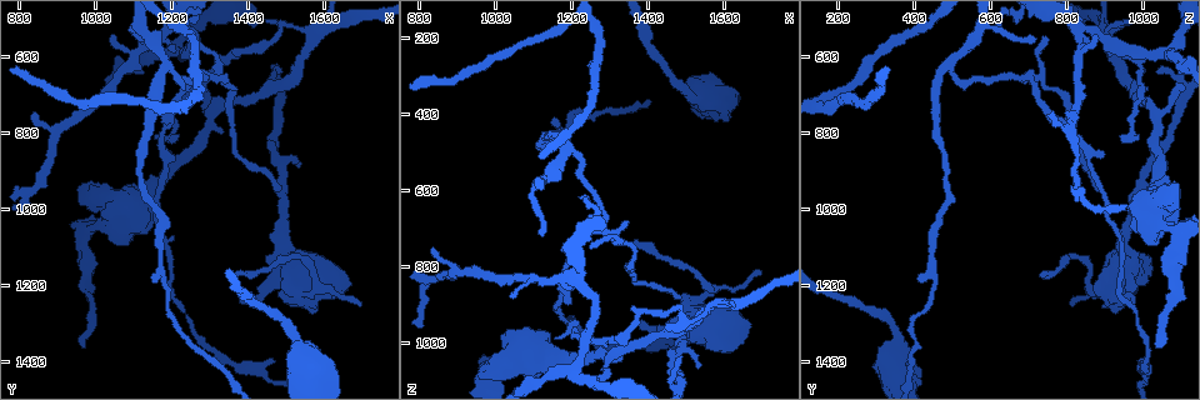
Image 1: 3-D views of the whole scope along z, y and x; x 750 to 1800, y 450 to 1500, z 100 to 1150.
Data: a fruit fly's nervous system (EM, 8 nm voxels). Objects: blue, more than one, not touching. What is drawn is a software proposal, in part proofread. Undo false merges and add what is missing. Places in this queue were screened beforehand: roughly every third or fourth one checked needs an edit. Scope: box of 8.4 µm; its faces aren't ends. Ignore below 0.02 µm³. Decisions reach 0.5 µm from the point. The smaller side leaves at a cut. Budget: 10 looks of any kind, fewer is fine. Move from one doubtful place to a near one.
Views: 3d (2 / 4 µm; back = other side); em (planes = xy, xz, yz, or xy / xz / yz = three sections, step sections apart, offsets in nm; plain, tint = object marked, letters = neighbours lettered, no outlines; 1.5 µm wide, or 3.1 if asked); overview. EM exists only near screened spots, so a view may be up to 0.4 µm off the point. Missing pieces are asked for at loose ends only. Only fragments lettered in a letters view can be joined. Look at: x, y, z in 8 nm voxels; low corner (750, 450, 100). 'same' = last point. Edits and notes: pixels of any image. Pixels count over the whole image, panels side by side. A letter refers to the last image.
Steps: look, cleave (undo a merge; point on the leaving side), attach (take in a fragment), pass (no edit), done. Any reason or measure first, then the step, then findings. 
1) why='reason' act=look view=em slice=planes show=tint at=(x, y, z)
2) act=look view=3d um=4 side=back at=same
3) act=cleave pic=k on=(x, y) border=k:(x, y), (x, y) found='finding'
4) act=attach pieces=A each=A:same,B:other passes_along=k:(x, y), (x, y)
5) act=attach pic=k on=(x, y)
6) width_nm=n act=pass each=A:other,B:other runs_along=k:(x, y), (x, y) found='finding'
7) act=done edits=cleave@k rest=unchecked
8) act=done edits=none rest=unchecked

why='an open end' act=look view=em slice=xy step=8 show=tint at=(835, 755, 760)

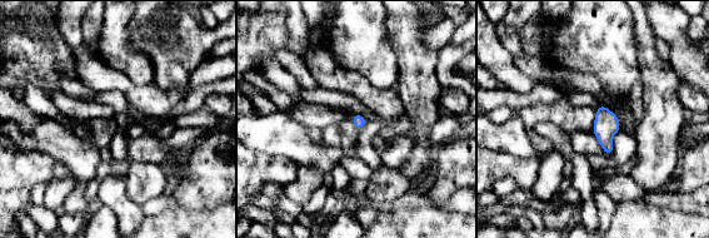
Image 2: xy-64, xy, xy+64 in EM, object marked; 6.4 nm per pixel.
why='cut it another way' act=look view=em slice=planes show=letters at=same

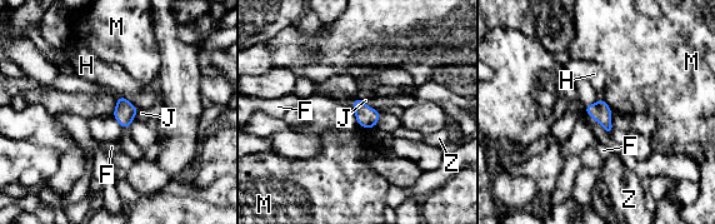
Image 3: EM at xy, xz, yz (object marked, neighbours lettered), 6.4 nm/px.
longest_contact=H:130nm act=pass each=F:other,H:other,J:other,M:other,Z:other found='none of them fits'

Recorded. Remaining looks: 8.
why='calibre changes' act=look view=3d um=2 at=(1210, 565, 1085)

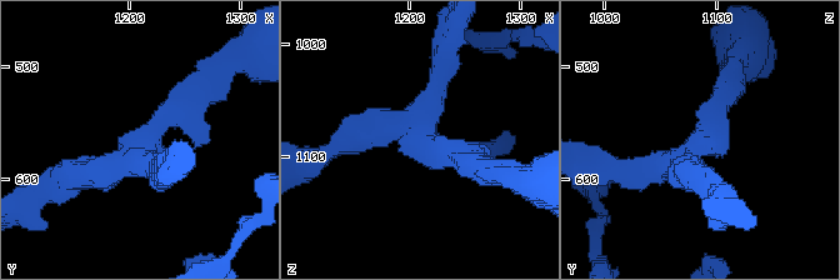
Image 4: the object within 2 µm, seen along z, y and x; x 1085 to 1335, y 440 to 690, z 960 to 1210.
arms=3 arm_widths_nm=200,200,200 act=look view=em slice=planes show=letters at=(1216, 560, 1086)

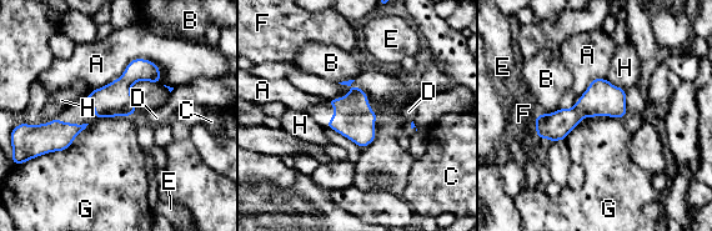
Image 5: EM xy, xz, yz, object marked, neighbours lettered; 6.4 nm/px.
act=pass each=A:other,B:other,C:other,D:other,E:other,F:other,G:other,H:other runs_along=5:(622, 93), (597, 99), (541, 135) found='one neuron here'

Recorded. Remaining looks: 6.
why='sharp bend' act=look view=em slice=xz step=4 show=plain at=(1285, 655, 690)

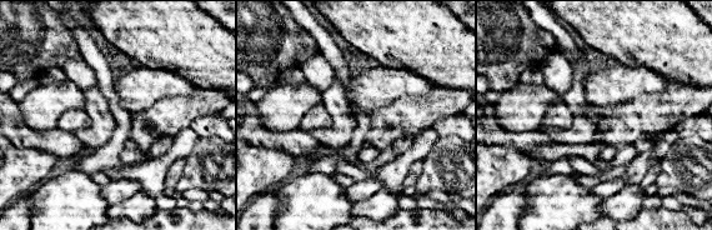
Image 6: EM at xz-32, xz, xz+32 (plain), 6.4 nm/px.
act=look view=em slice=xz step=4 show=letters at=same

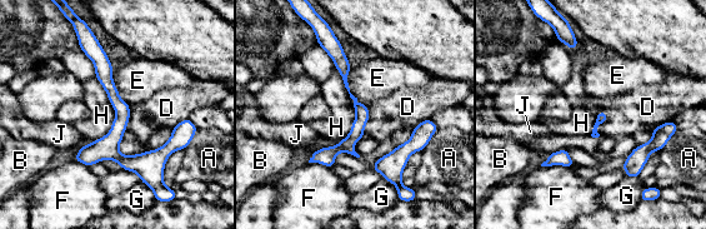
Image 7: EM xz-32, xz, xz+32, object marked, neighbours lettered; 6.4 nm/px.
act=pass each=A:other,B:other,D:other,E:other,F:other,G:other,H:other,J:other runs_along=7:(190, 128), (154, 162), (79, 158) found='all the same neuron'

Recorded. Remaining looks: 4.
act=look view=em slice=planes show=letters at=(1560, 560, 915)

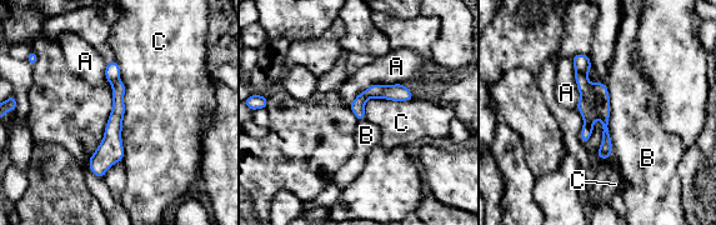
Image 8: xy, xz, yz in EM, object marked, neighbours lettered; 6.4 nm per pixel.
longest_contact=C:650nm act=cleave pic=8 on=(581, 63) each=A:other,B:other,C:other found='a second neuron is stuck on'

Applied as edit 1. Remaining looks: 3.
why='long arm stops here' act=look view=3d um=4 at=(975, 1360, 1040)

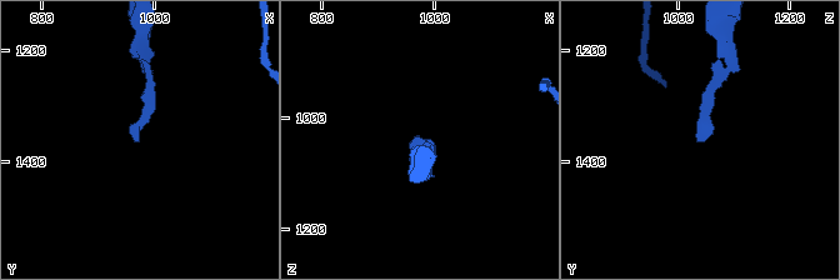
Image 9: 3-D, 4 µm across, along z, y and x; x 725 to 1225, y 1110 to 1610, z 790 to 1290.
why='need the tissue' act=look view=em slice=planes show=plain at=(975, 1370, 1035)

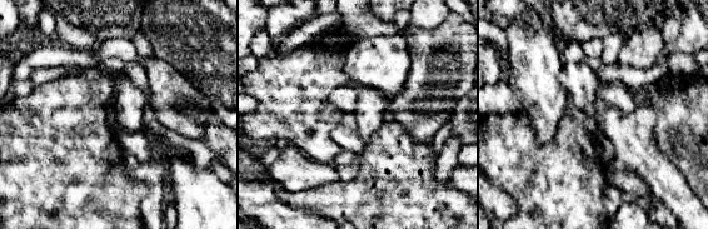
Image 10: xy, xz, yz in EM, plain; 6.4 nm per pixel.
act=look view=em slice=planes show=letters at=same

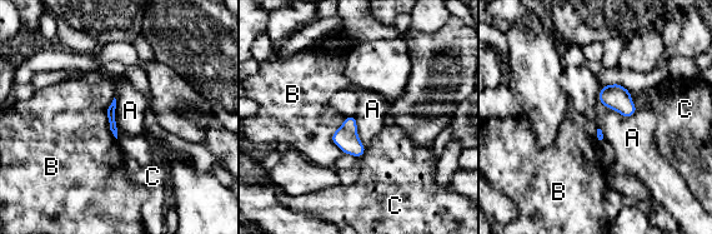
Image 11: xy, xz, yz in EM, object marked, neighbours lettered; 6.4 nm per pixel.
longest_contact=A:300nm act=pass each=A:other,B:other,C:other border=11:(113, 98), (106, 118), (116, 139) found='no lettered fragment goes on from it'

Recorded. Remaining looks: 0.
act=done edits=cleave@8 rest=unchecked

